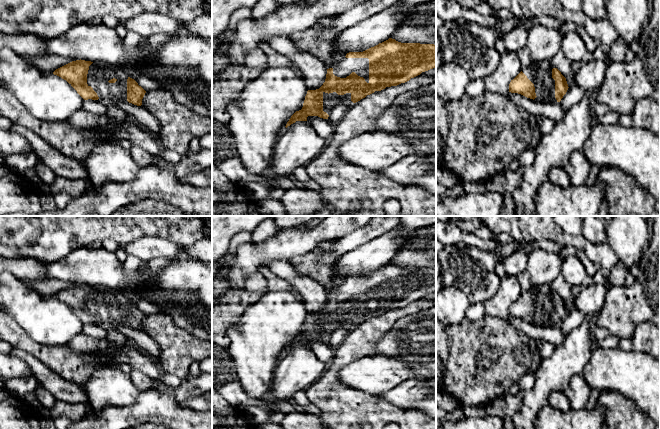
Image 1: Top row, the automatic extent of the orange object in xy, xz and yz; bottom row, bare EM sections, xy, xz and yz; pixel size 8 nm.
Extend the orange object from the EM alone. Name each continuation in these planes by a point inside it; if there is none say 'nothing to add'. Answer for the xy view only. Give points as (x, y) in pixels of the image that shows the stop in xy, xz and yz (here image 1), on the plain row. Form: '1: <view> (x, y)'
1: xy (110, 318)

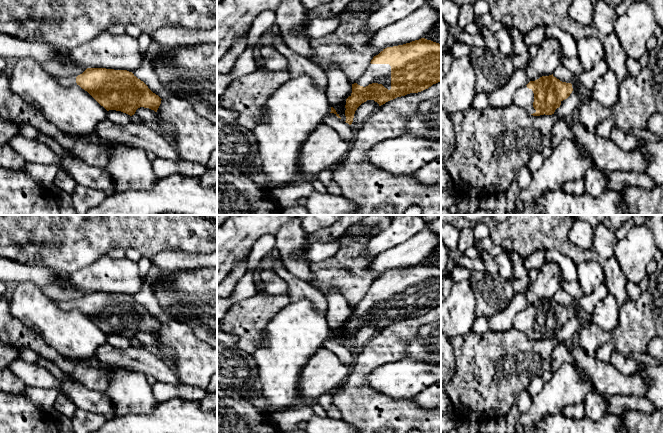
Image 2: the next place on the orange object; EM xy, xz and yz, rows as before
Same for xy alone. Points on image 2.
1: xy (71, 304)

